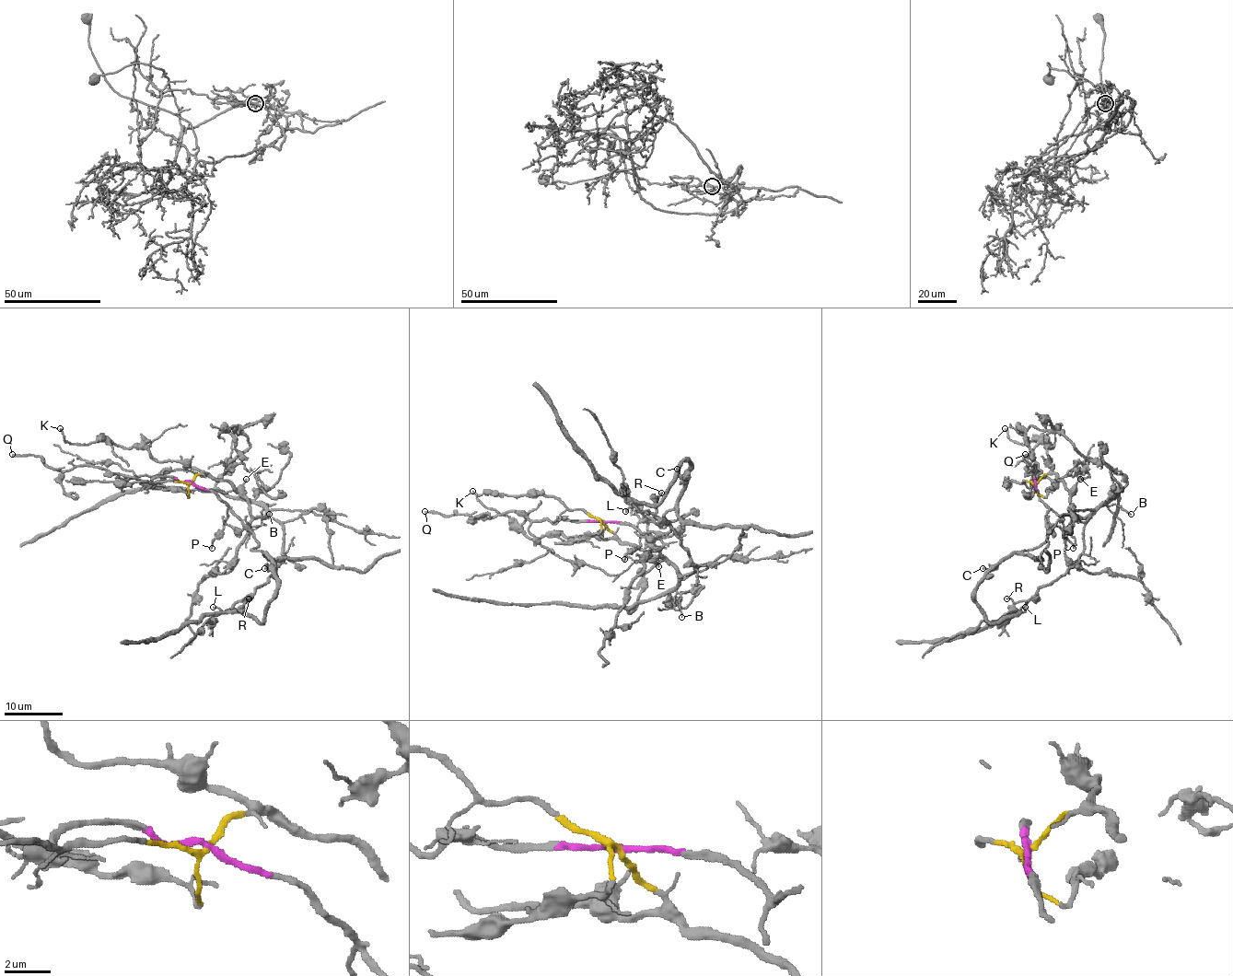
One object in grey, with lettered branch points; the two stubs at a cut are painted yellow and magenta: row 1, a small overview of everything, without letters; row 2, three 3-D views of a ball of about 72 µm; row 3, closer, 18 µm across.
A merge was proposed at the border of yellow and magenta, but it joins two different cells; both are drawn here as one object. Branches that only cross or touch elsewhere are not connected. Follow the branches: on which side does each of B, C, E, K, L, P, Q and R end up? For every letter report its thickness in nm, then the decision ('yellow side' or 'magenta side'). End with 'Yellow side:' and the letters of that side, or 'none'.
B: 120 nm thick; yellow side
C: 170 nm thick; magenta side
E: 100 nm thick; yellow side
K: 160 nm thick; yellow side
L: 140 nm thick; yellow side
P: 170 nm thick; magenta side
Q: 220 nm thick; magenta side
R: 140 nm thick; yellow side
Yellow side: B, E, K, L, R

